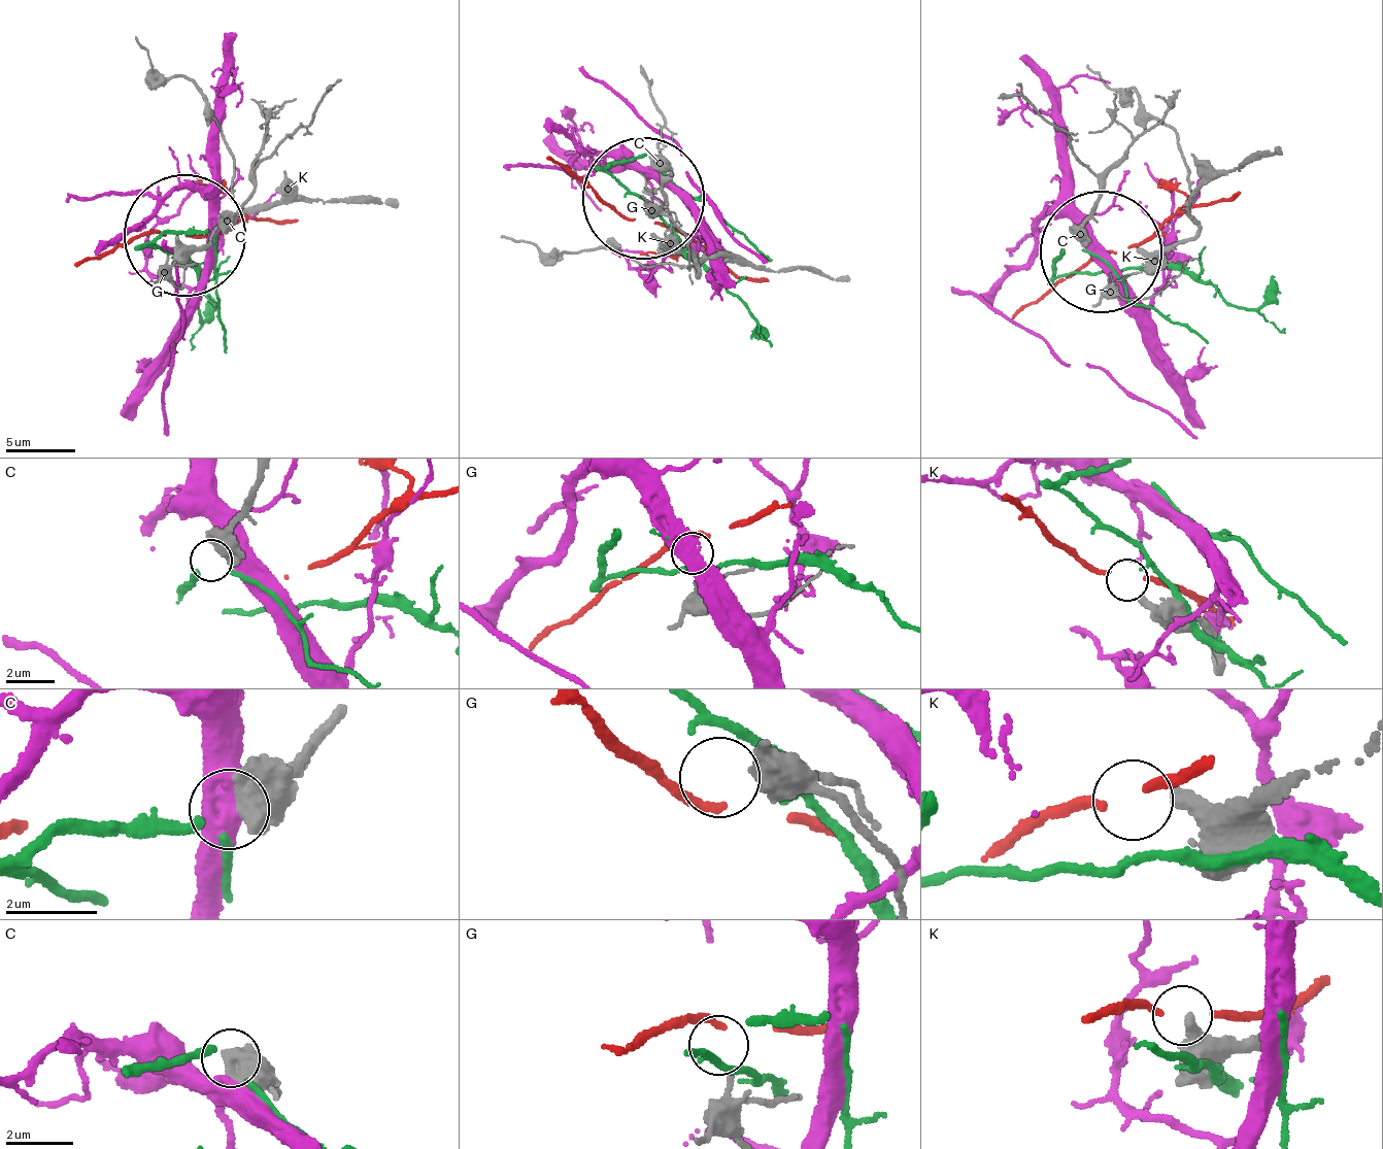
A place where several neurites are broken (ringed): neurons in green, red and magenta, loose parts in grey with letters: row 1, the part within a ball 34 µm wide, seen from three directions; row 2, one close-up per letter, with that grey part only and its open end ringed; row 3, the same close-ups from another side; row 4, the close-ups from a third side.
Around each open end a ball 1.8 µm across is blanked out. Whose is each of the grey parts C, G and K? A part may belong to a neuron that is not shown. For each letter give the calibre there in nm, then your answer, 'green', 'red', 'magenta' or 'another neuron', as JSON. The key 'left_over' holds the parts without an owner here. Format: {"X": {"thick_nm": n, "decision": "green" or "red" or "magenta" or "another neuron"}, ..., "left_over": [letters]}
{"C": {"thick_nm": 1000, "decision": "green"}, "G": {"thick_nm": 110, "decision": "red"}, "K": {"thick_nm": 360, "decision": "another neuron"}, "left_over": ["K"]}

